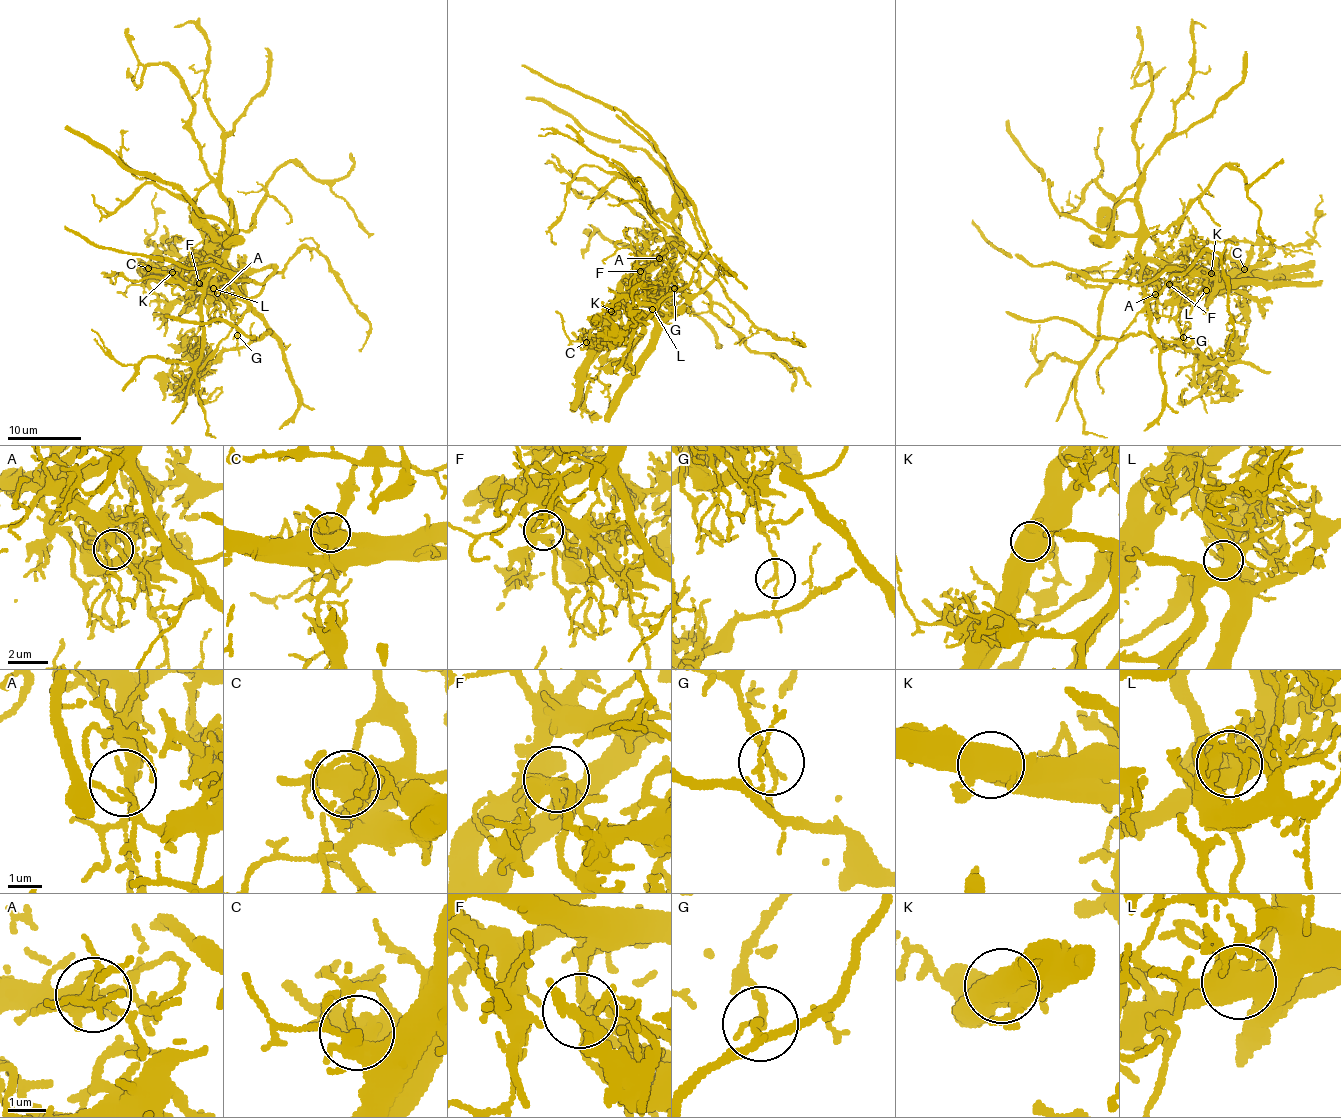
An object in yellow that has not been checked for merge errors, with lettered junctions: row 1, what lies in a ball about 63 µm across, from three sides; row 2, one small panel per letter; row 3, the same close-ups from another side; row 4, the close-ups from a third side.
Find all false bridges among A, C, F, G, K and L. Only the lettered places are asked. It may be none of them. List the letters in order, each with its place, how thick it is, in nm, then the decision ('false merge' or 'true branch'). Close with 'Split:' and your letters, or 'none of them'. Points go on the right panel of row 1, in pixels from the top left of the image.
A: place (1155, 294); calibre 220 nm; true branch
C: place (1244, 269); calibre 550 nm; false merge
F: place (1169, 284); calibre 300 nm; false merge
G: place (1183, 337); calibre 140 nm; false merge
K: place (1211, 273); calibre 700 nm; false merge
L: place (1206, 290); calibre 550 nm; true branch
Split: C, F, G, K

